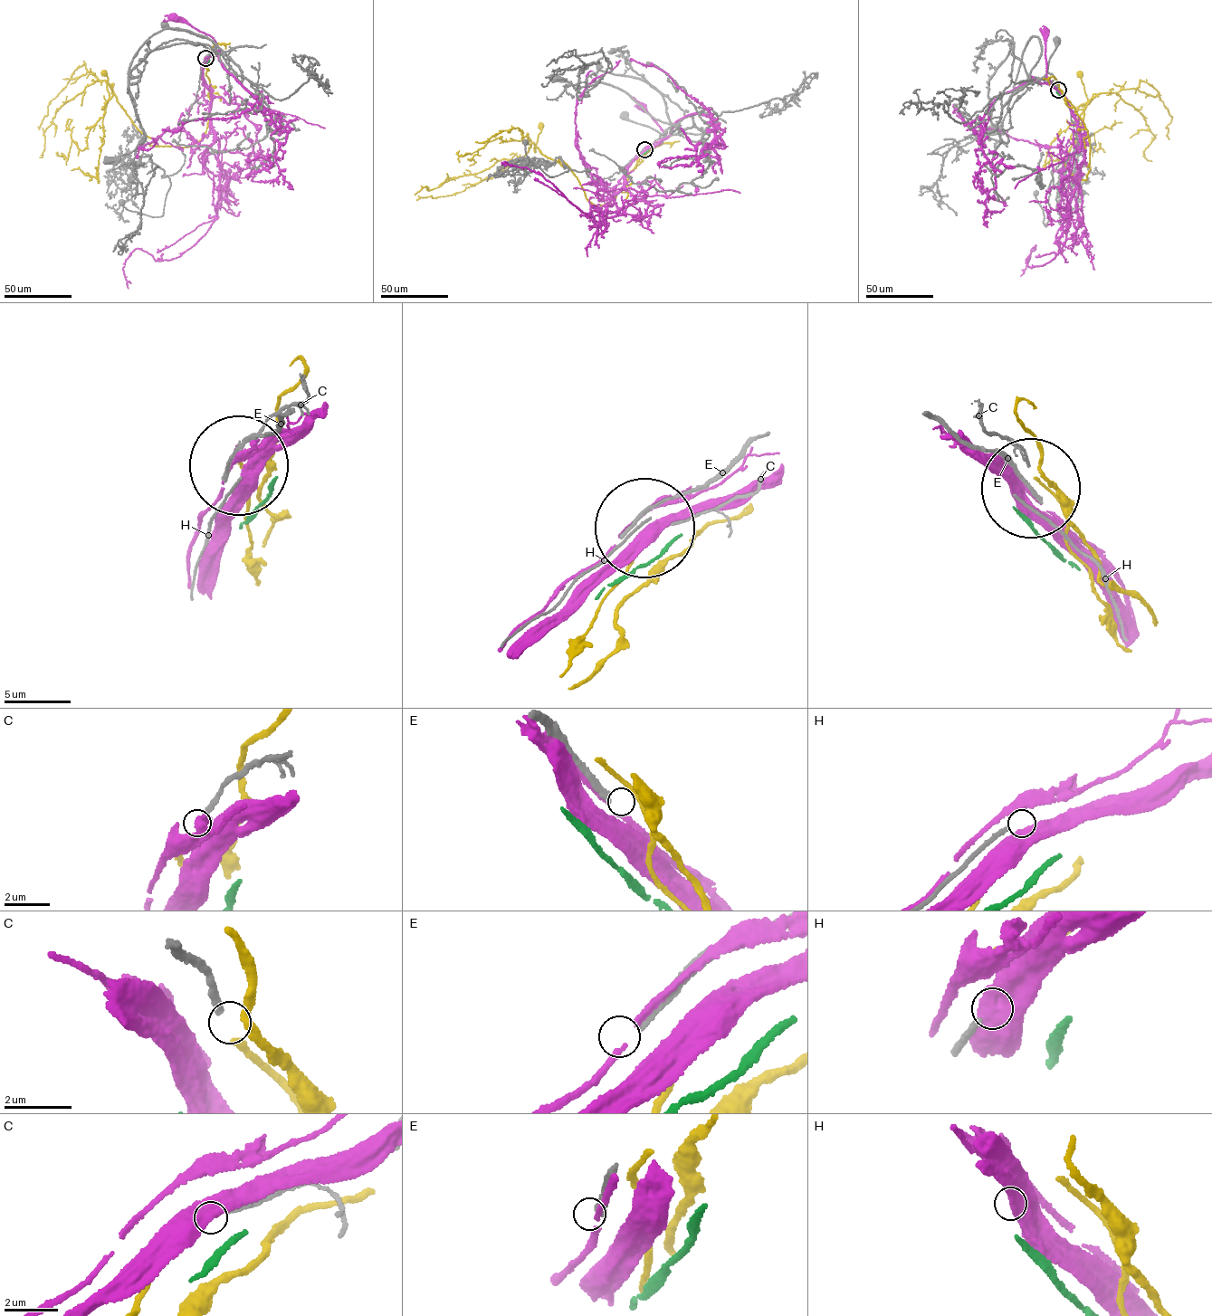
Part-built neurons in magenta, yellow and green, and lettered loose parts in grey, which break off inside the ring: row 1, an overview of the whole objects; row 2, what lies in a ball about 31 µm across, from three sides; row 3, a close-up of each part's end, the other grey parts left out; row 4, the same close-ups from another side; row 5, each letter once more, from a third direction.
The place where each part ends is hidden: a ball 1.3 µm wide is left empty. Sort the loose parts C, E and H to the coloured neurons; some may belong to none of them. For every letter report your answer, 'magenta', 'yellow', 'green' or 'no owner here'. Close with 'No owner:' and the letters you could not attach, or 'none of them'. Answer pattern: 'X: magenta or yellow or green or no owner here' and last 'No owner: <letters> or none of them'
C: no owner here
E: no owner here
H: no owner here
No owner: C, E, H

